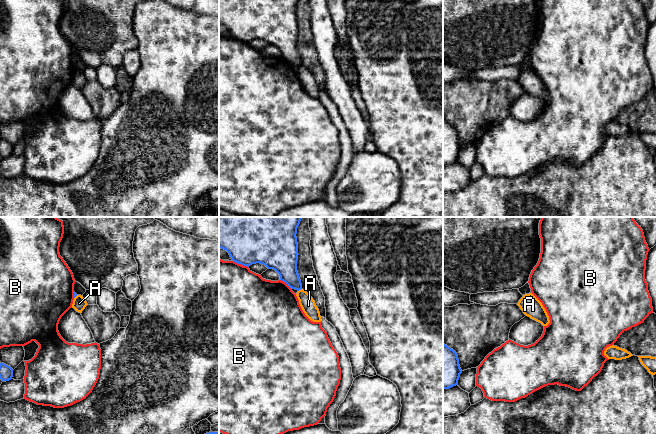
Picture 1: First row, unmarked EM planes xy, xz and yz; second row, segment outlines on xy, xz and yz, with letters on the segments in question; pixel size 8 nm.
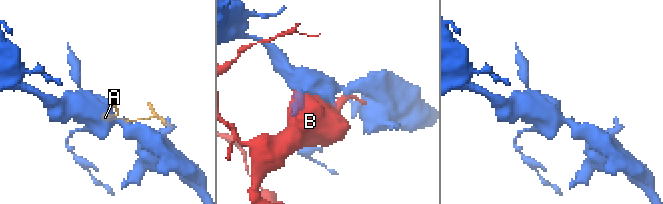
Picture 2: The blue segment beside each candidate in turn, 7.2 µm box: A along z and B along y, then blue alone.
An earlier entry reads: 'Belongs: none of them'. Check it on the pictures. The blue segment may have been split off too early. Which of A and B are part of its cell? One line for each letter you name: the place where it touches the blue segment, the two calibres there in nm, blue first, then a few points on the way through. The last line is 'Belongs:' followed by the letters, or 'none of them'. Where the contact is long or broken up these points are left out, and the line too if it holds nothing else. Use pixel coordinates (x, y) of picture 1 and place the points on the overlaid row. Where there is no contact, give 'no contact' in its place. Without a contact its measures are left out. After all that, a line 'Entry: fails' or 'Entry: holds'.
Belongs: none of them
Entry: holds

